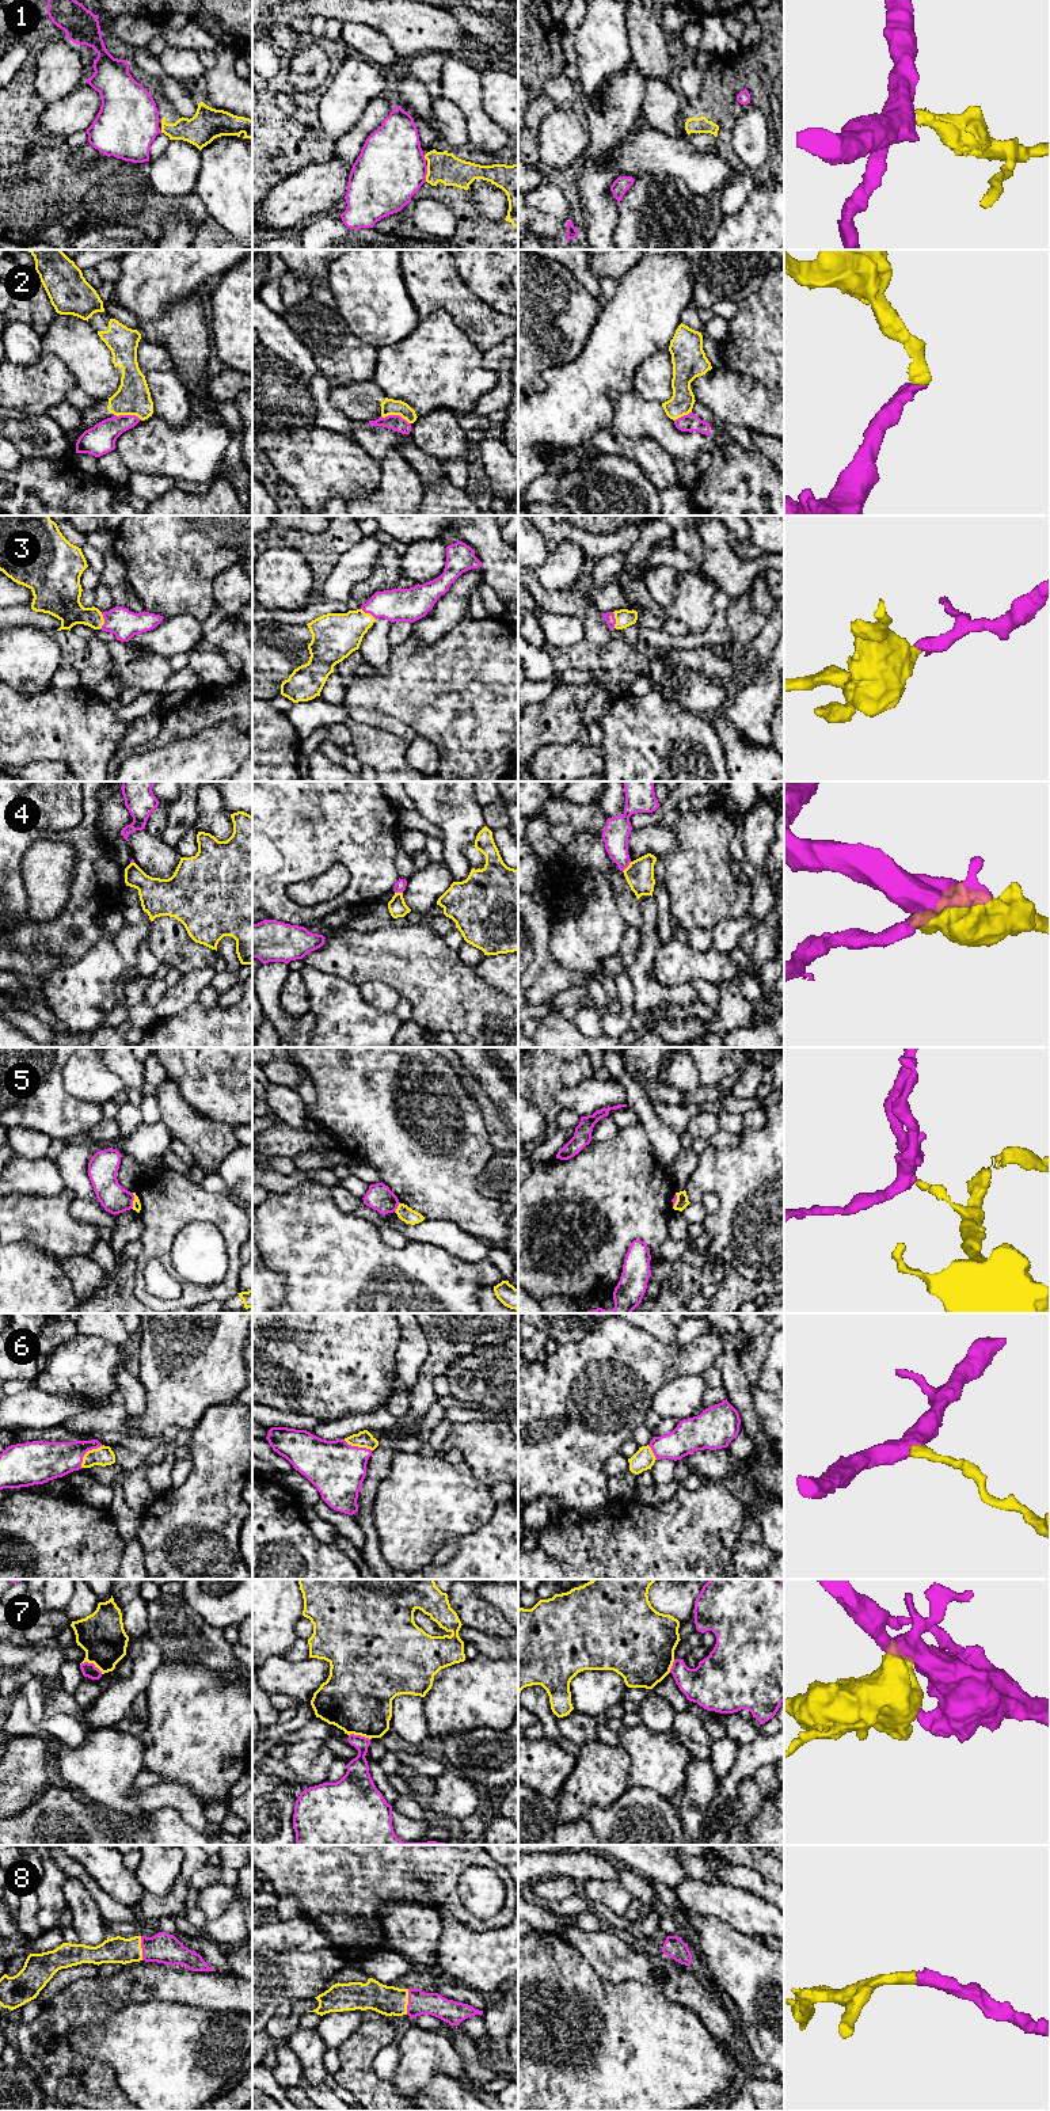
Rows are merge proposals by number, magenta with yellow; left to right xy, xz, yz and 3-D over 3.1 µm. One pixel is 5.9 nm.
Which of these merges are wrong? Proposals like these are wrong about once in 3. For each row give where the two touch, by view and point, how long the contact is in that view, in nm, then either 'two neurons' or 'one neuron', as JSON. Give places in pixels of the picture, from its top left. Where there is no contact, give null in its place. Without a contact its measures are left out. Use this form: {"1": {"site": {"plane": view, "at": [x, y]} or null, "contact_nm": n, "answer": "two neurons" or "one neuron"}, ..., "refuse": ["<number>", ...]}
{"1": {"site": {"plane": "xz", "at": [426, 174]}, "contact_nm": 100, "answer": "two neurons"}, "2": {"site": {"plane": "xz", "at": [396, 415]}, "contact_nm": 180, "answer": "two neurons"}, "3": {"site": {"plane": "xy", "at": [105, 620]}, "contact_nm": 110, "answer": "one neuron"}, "4": {"site": {"plane": "yz", "at": [627, 866]}, "contact_nm": 80, "answer": "two neurons"}, "5": {"site": {"plane": "xy", "at": [133, 1199]}, "contact_nm": 100, "answer": "two neurons"}, "6": {"site": {"plane": "xy", "at": [87, 1450]}, "contact_nm": 190, "answer": "one neuron"}, "7": {"site": {"plane": "xy", "at": [91, 1663]}, "contact_nm": 150, "answer": "two neurons"}, "8": {"site": {"plane": "xz", "at": [409, 2001]}, "contact_nm": 150, "answer": "one neuron"}, "refuse": ["1", "2", "4", "5", "7"]}

